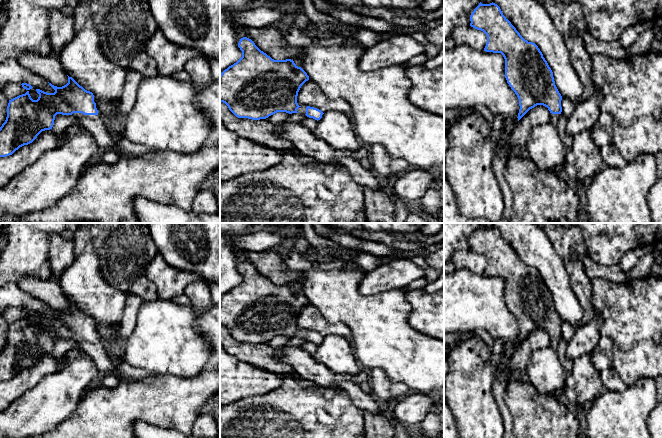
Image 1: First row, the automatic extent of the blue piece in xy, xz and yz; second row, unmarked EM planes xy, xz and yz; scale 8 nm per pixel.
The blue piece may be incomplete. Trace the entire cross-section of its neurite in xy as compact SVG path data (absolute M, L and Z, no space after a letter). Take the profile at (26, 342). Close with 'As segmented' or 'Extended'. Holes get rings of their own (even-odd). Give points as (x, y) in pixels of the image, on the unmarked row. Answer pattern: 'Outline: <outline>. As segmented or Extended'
Outline: M72 301L68 307L57 311L49 307L55 314L47 317L36 313L39 321L33 324L27 315L9 324L7 341L0 351L0 381L12 379L24 369L32 367L37 360L53 351L57 338L72 339L95 362L102 374L113 374L121 380L134 380L130 377L121 378L113 363L98 339L95 322L92 316L85 314Z. Extended

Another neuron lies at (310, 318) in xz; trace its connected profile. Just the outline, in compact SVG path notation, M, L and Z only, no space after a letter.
M312 304L306 305L300 312L297 320L299 330L310 330L321 334L341 336L353 342L353 335L348 326L343 323L331 324L325 320L318 308Z

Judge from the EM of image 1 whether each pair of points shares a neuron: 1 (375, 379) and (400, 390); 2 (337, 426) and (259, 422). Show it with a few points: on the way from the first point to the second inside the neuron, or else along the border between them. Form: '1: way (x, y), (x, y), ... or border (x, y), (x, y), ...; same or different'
1: way (381, 384), (387, 390), (394, 390); same
2: way (318, 426), (278, 426); same

